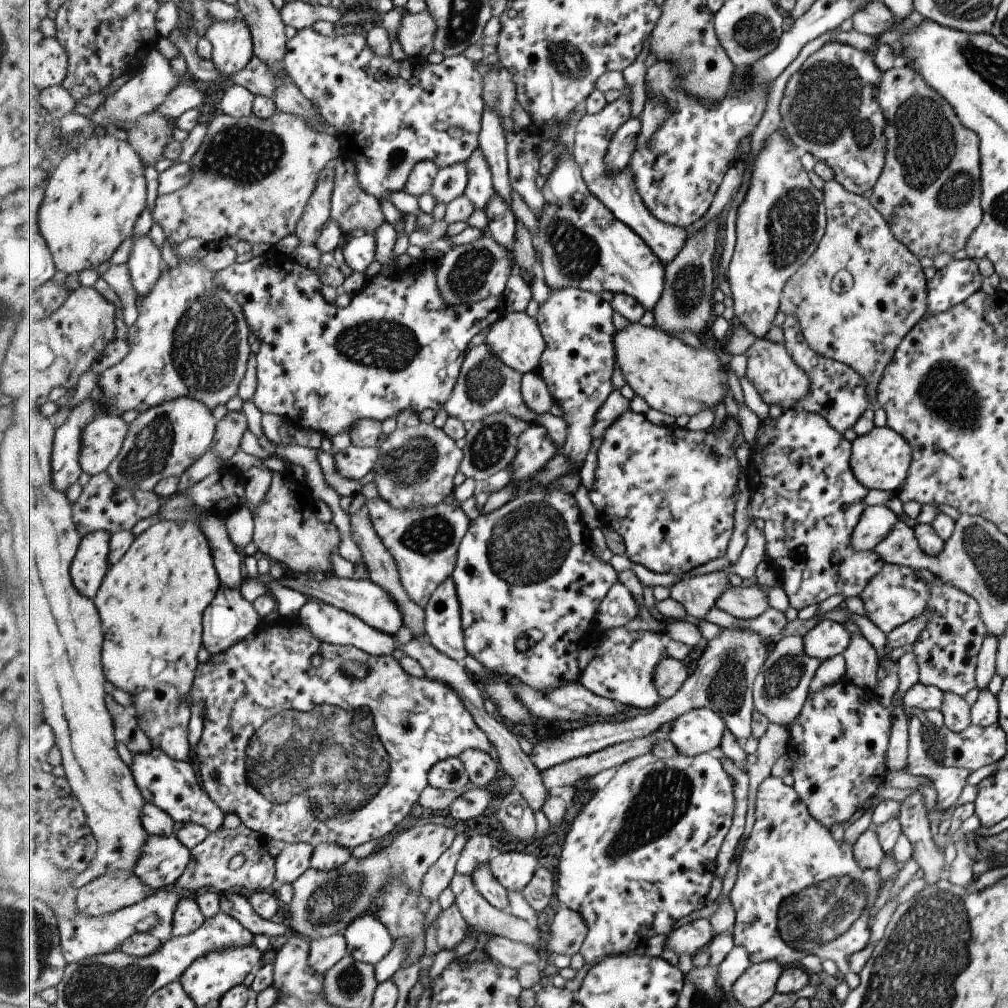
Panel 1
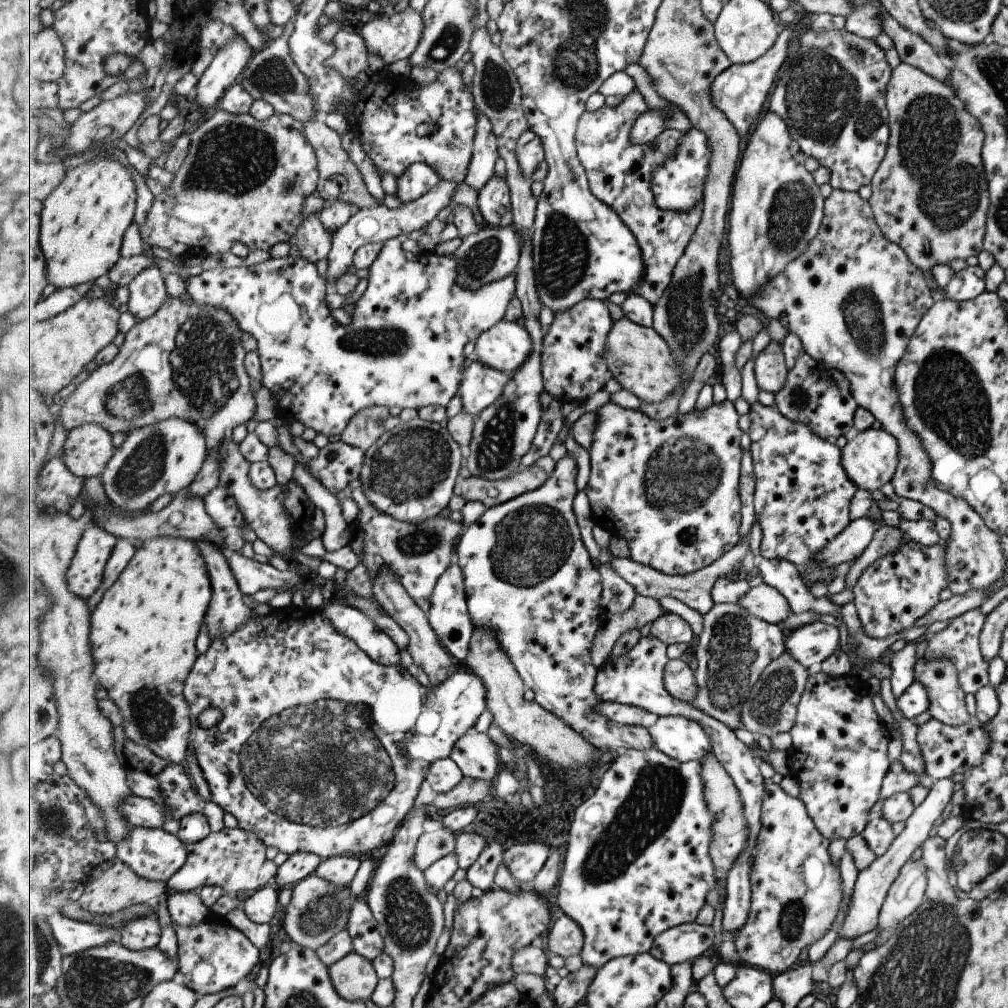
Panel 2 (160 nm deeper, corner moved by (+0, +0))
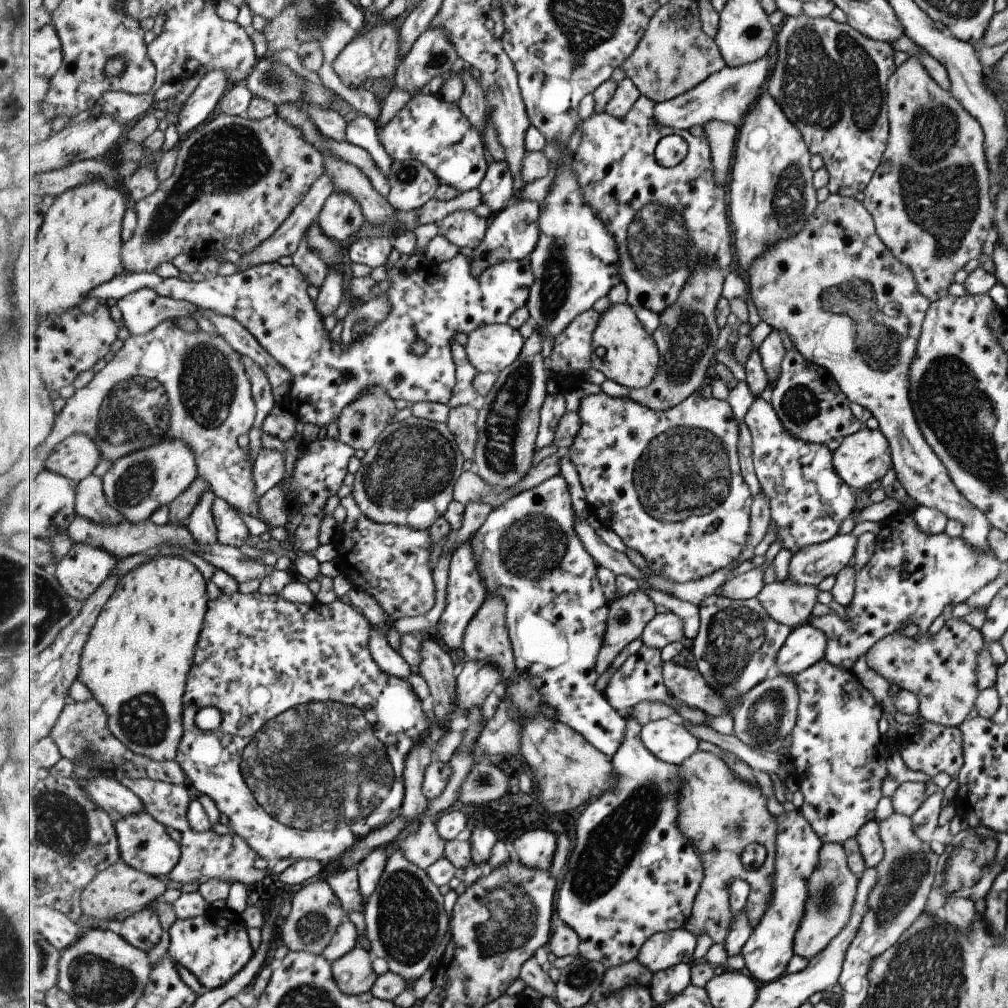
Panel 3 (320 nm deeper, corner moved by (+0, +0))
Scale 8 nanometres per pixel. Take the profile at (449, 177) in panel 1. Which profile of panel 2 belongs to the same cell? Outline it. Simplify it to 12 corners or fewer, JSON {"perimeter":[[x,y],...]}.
{"perimeter":[[442,181],[392,209],[358,210],[333,234],[325,275],[330,290],[359,248],[425,228],[457,184]]}

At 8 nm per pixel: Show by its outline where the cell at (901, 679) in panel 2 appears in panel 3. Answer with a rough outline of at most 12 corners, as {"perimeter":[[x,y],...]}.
{"perimeter":[[896,512],[854,574],[845,619],[807,620],[847,670],[911,620],[997,578],[1001,562]]}

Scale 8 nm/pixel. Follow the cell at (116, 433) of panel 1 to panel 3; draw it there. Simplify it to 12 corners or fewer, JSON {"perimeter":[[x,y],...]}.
{"perimeter":[[74,434],[50,451],[47,471],[79,482],[93,474],[101,448]]}

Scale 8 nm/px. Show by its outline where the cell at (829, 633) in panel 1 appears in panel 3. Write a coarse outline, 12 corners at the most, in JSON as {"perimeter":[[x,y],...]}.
{"perimeter":[[809,622],[787,635],[774,673],[792,677],[823,660],[827,636]]}

